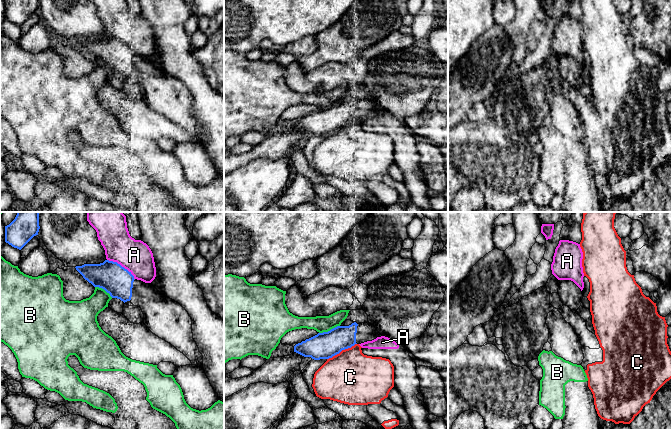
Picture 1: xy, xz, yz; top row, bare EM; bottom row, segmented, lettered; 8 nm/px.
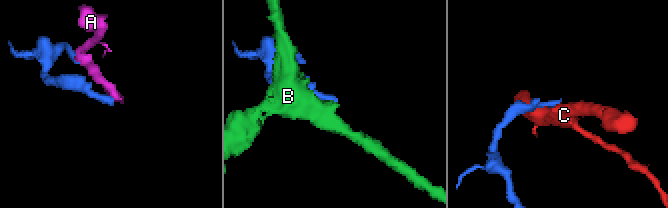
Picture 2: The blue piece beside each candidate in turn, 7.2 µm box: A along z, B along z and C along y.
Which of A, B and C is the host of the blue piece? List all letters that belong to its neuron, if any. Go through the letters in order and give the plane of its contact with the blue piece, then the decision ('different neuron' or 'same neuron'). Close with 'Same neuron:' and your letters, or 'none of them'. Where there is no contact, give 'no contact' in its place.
A: xy | different neuron
B: xz | different neuron
C: xz | different neuron
Same neuron: none of them

